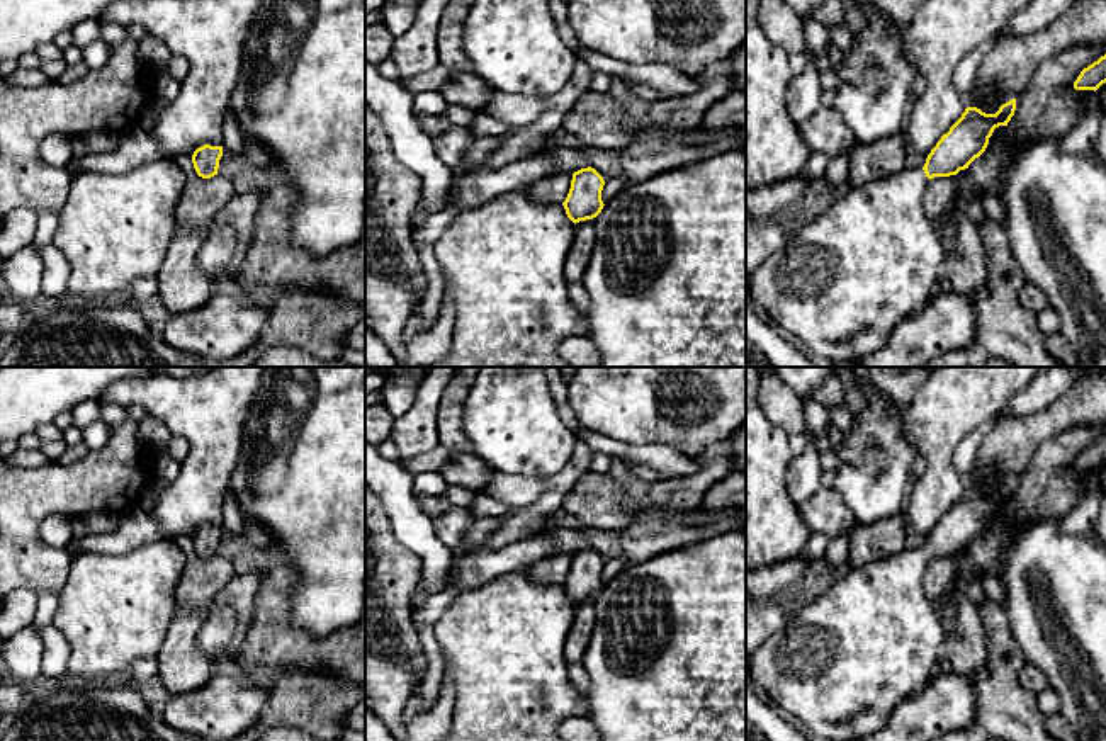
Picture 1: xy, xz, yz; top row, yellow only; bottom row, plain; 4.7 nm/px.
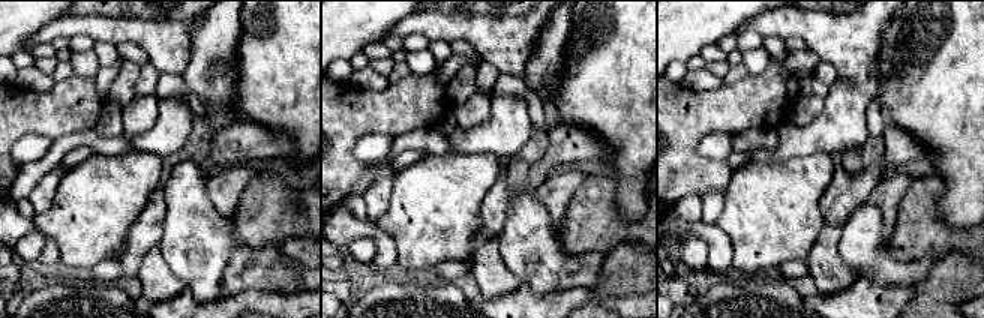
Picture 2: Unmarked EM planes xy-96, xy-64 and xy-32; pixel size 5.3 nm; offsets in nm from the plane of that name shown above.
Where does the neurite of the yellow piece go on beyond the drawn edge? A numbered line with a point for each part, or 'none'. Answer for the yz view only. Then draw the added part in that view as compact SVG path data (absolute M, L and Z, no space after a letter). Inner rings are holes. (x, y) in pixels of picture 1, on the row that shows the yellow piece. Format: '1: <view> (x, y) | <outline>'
1: yz (843, 284) | M904 168L849 189L753 270L753 303L834 365L878 352L938 284L945 250L936 224L924 214L928 182L923 168Z

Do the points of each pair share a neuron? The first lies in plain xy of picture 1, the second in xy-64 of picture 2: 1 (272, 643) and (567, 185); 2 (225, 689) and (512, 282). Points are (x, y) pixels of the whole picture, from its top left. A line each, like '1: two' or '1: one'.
1: two
2: two

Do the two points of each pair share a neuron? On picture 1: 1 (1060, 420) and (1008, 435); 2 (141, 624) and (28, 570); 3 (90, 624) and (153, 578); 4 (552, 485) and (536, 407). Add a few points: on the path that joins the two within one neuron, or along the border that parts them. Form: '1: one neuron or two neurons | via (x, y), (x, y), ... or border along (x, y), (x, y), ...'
1: one neuron | via (1047, 422), (1021, 435)
2: two neurons | border along (72, 559), (68, 578), (58, 595)
3: one neuron | via (106, 612), (114, 610), (138, 588)
4: two neurons | border along (575, 442), (568, 463), (547, 478)

